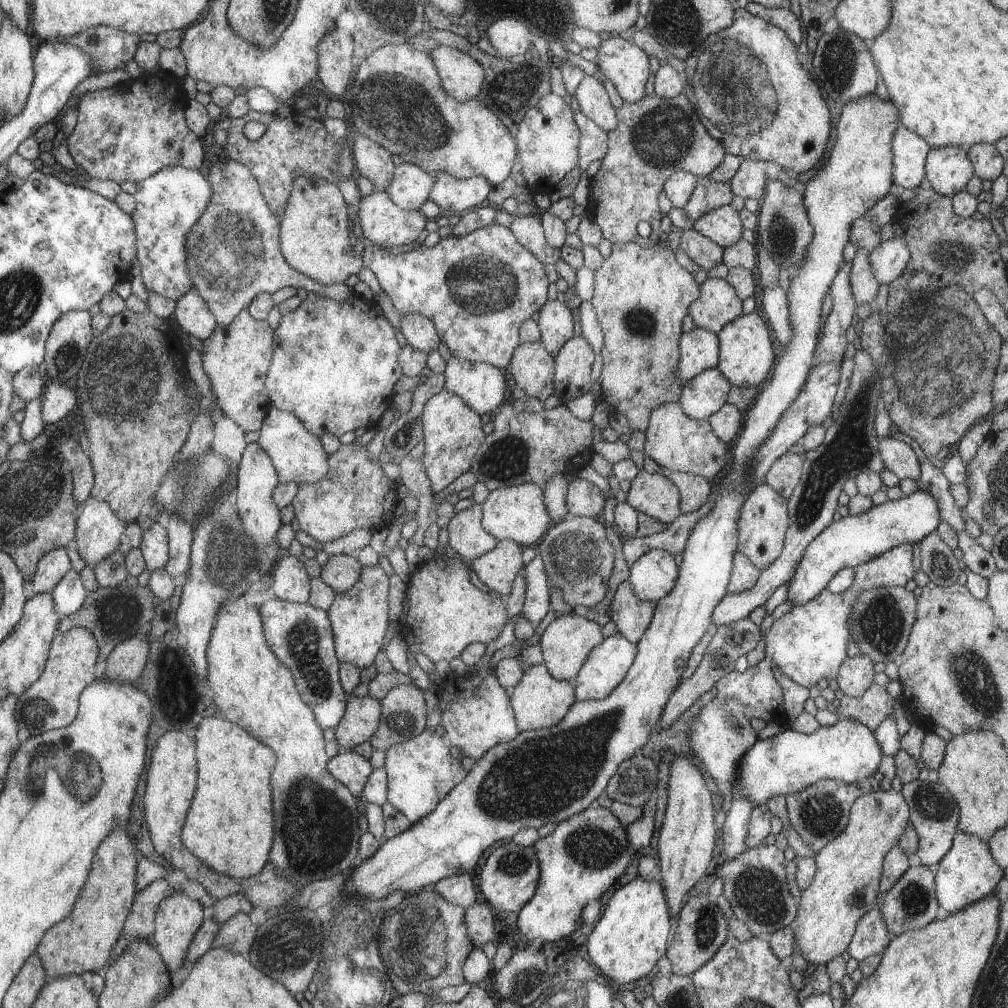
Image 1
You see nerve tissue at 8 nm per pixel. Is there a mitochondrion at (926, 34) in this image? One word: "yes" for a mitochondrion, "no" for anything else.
no

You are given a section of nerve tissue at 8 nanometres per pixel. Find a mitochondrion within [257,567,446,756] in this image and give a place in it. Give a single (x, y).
(302, 640)

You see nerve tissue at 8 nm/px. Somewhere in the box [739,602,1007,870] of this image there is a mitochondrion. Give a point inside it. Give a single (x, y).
(972, 675)

